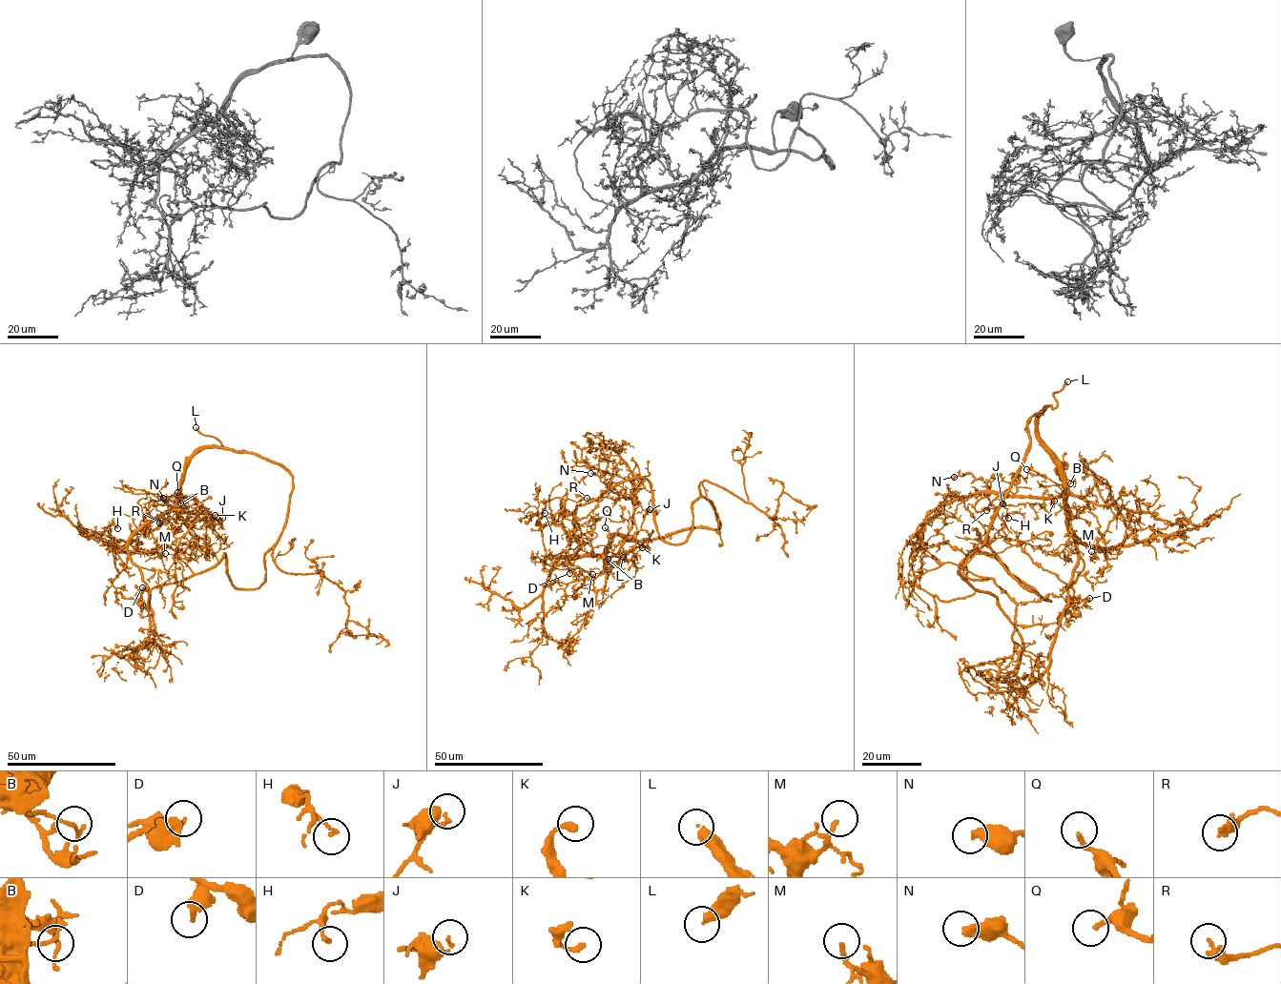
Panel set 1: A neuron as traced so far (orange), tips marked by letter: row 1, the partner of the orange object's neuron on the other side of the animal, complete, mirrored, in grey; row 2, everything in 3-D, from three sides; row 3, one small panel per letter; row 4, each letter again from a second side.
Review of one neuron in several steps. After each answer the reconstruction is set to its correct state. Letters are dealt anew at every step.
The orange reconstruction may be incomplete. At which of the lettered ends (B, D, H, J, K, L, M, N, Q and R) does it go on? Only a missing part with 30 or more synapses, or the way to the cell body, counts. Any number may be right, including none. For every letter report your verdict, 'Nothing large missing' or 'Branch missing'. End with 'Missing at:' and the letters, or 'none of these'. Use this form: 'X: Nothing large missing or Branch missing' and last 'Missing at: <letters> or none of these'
B: Nothing large missing
D: Nothing large missing
H: Nothing large missing
J: Nothing large missing
K: Nothing large missing
L: Branch missing
M: Branch missing
N: Nothing large missing
Q: Nothing large missing
R: Nothing large missing
Missing at: L, M

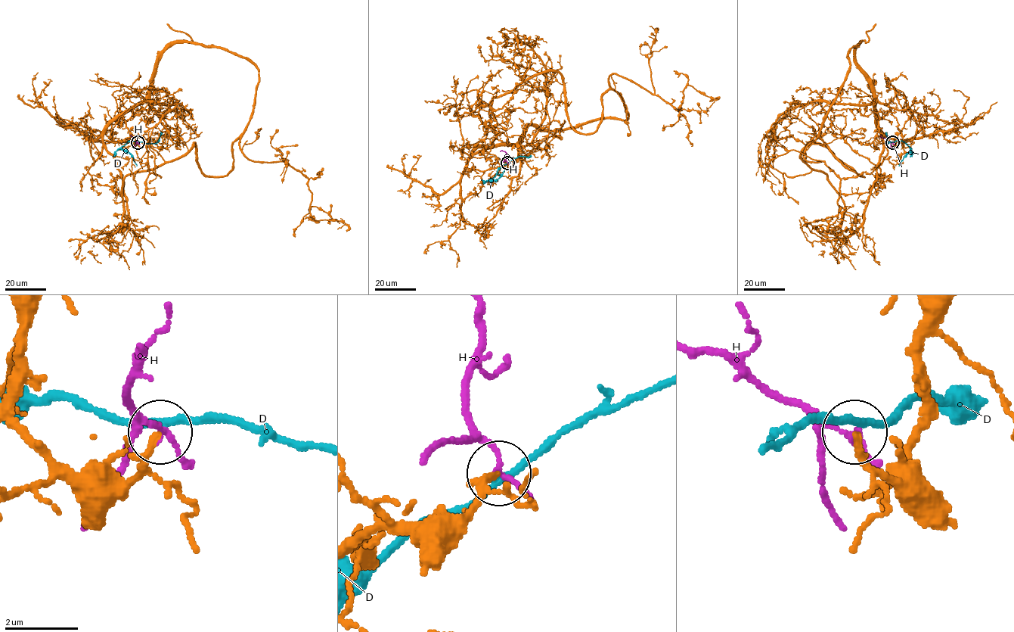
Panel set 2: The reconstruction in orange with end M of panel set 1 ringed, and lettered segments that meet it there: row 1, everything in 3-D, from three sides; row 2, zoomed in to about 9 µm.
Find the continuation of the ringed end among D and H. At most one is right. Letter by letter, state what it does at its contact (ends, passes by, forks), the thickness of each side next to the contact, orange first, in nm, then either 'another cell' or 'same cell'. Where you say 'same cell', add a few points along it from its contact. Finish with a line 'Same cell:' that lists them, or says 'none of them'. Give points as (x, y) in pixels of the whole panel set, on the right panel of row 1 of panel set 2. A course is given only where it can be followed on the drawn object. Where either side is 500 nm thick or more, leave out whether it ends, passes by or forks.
D: it passes by; 170 nm thick on the orange side, 180 nm on the other; another cell
H: it passes by; 150 nm thick on the orange side, 110 nm on the other; another cell
Same cell: none of them

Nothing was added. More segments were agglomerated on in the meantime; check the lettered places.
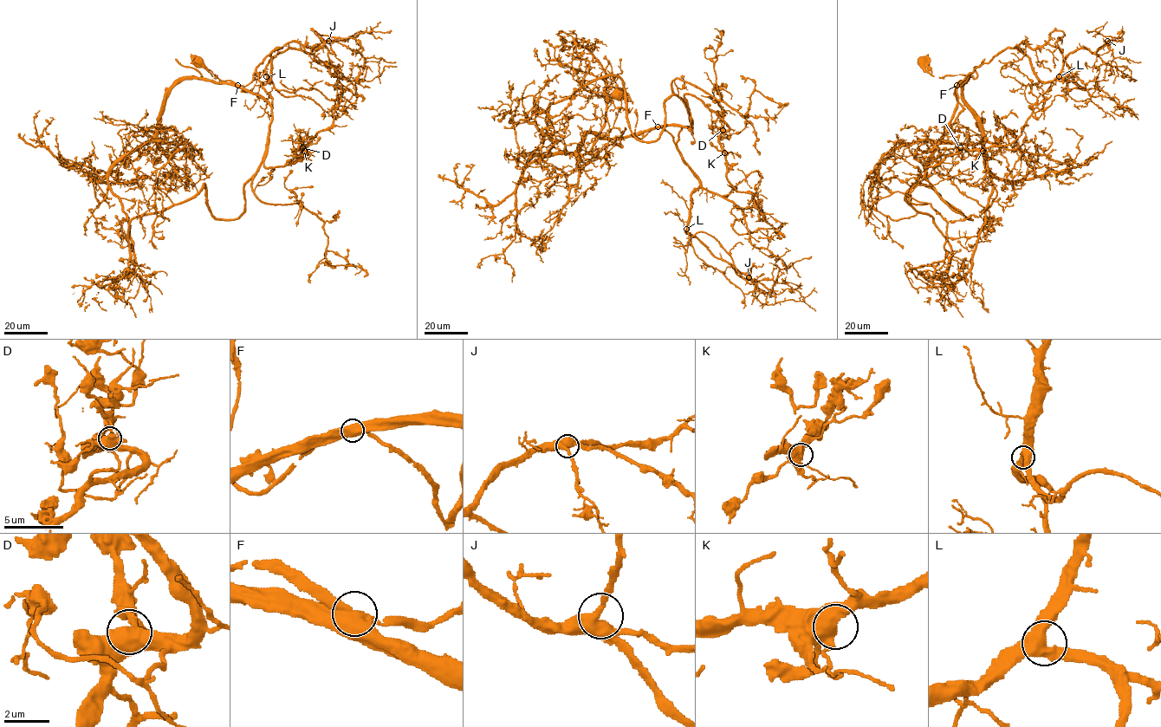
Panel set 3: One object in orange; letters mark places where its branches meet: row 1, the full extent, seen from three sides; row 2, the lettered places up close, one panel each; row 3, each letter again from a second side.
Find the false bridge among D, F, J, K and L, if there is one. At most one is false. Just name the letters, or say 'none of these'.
F

